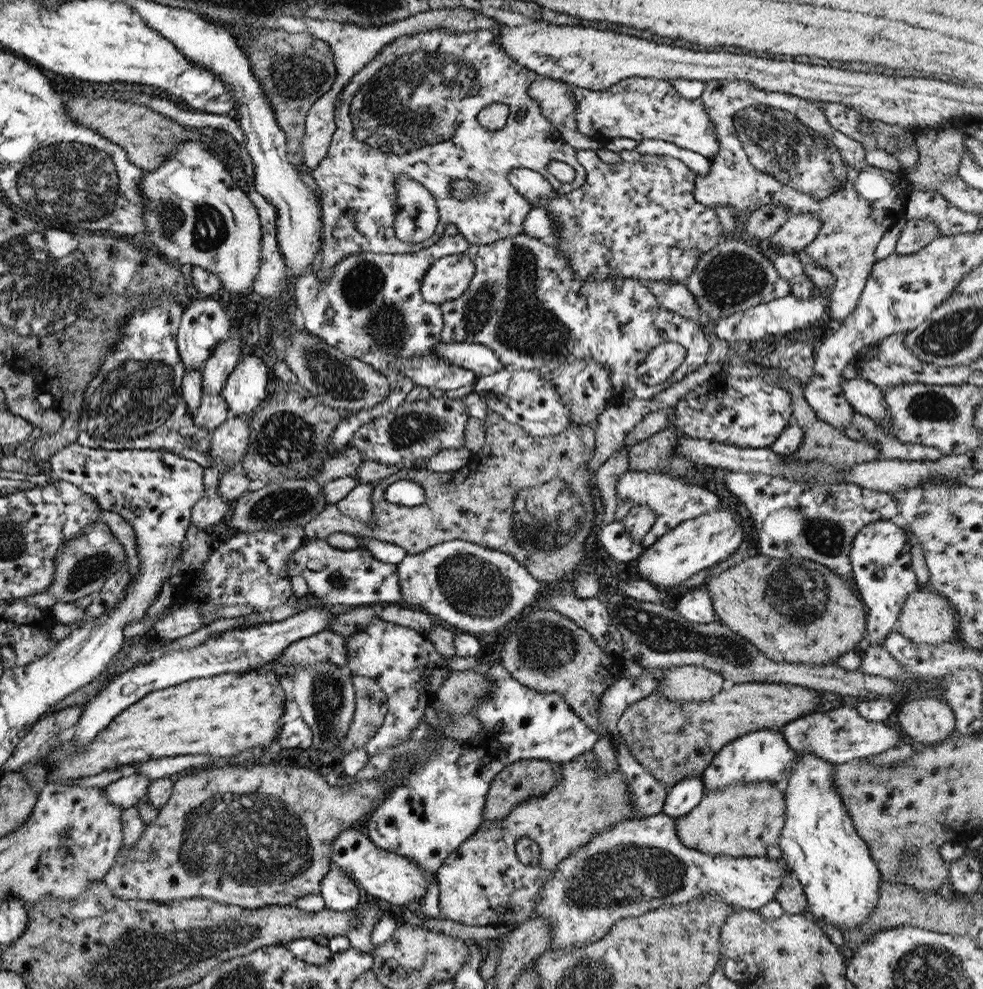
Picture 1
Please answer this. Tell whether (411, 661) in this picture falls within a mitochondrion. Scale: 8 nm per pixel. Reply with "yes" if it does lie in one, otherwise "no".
no

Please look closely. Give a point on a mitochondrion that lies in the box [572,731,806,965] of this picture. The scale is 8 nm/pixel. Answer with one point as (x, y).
(603, 805)

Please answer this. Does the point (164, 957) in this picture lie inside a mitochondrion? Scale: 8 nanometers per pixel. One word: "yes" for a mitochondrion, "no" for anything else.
yes

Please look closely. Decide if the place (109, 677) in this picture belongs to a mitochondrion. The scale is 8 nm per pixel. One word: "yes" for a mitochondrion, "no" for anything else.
no

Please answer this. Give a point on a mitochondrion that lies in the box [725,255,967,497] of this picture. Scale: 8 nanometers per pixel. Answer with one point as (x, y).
(931, 406)

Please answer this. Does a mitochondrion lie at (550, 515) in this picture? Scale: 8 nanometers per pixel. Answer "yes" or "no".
yes

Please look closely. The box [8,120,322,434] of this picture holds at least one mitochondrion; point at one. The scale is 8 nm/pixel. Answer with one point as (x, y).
(74, 183)

